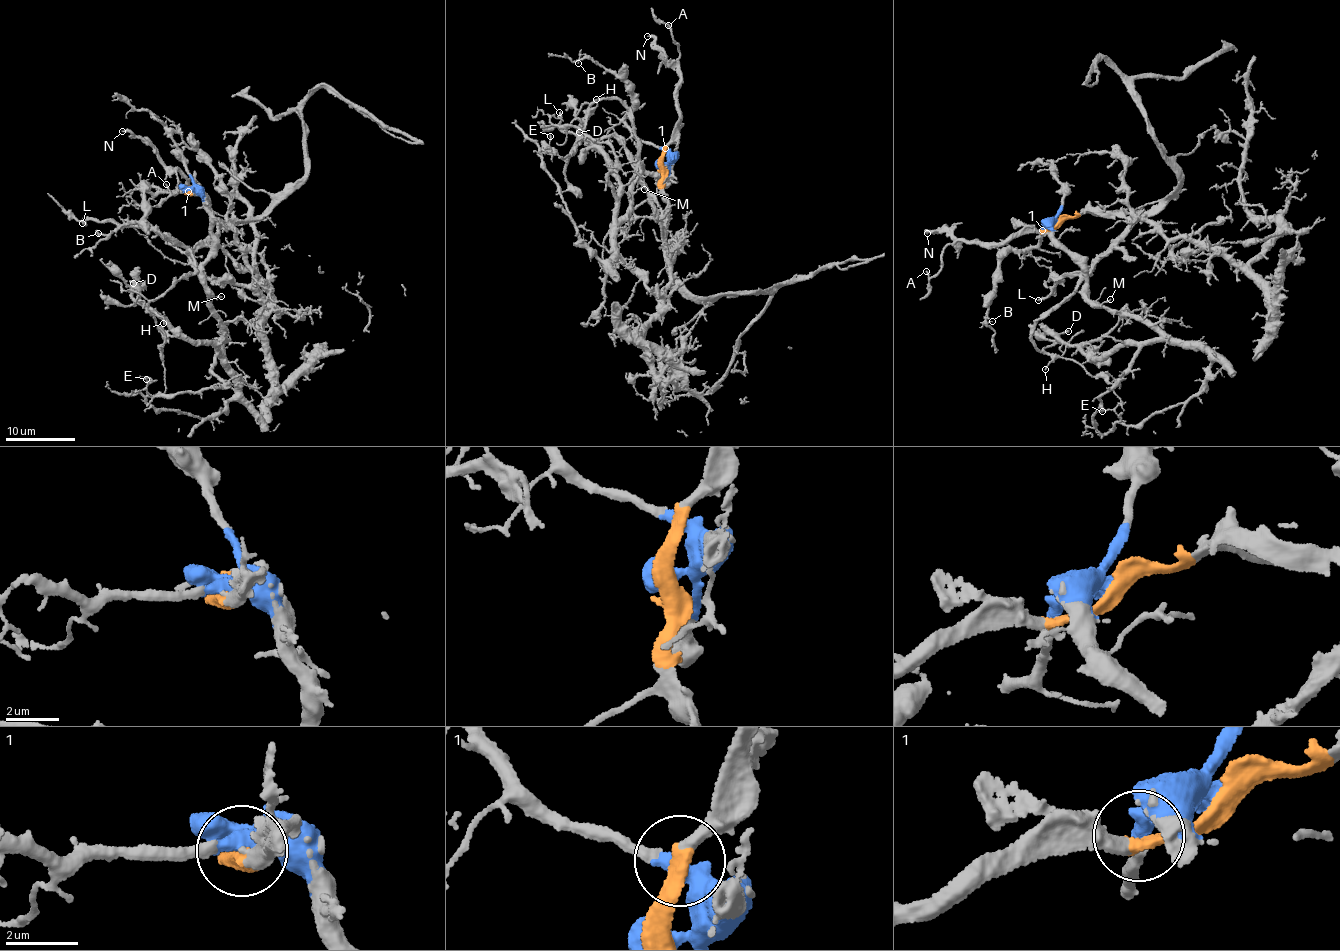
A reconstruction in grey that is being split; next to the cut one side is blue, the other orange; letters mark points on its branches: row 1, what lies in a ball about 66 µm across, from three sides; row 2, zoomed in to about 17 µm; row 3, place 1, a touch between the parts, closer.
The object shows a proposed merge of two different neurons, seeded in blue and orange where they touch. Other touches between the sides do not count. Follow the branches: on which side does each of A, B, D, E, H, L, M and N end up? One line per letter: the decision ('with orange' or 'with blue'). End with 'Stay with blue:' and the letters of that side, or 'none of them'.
A: with orange
B: with blue
D: with blue
E: with blue
H: with orange
L: with orange
M: with blue
N: with orange
Stay with blue: B, D, E, M

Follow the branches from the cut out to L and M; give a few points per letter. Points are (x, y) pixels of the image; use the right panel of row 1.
L: (1059, 221), (1101, 210), (1120, 215), (1129, 226), (1104, 251), (1092, 272), (1052, 276), (1059, 284), (1038, 300)
M: (1059, 221), (1052, 227), (1056, 239), (1083, 271), (1085, 296), (1100, 304), (1111, 298)

